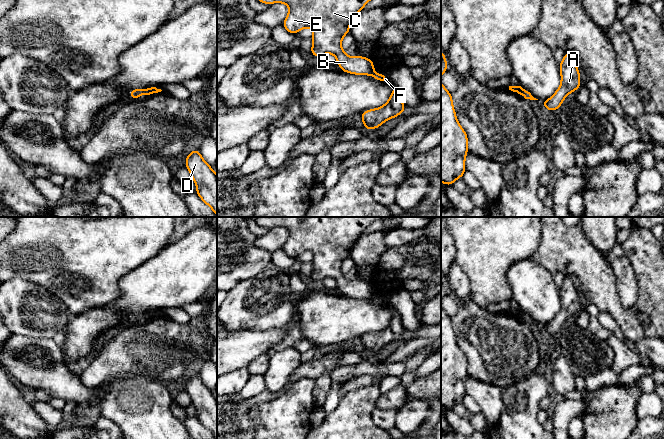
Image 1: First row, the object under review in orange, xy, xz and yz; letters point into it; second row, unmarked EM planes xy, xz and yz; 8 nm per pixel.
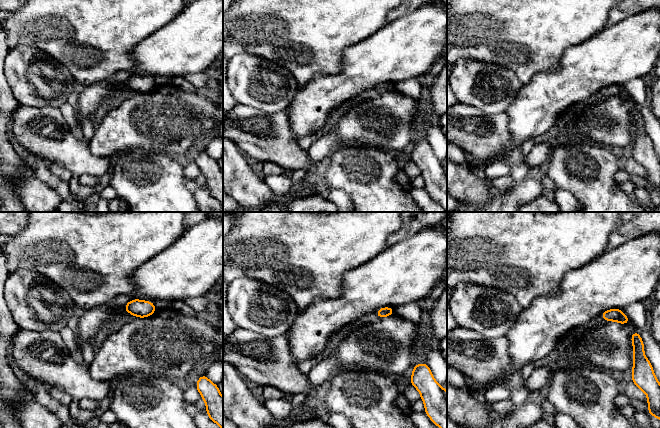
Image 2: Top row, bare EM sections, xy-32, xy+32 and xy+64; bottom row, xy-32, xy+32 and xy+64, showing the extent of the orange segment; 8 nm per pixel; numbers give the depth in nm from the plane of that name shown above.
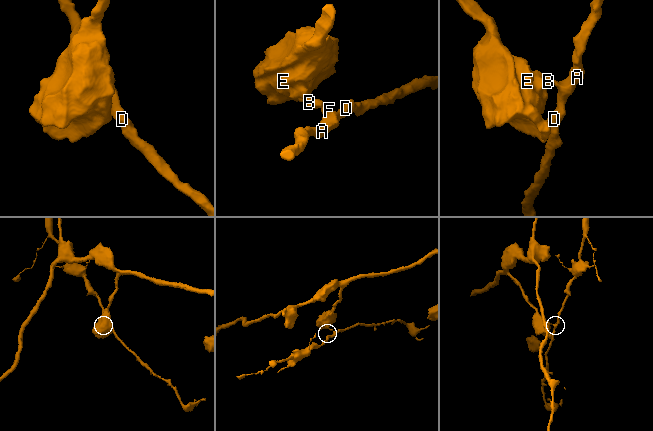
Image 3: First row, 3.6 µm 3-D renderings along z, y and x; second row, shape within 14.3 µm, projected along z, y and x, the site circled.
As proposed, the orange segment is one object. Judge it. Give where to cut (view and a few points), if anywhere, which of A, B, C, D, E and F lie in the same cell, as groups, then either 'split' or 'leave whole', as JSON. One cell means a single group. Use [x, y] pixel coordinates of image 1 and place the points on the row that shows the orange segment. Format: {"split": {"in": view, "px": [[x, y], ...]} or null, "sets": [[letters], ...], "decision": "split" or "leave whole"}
{"split": {"in": "xy", "px": [[148, 88], [146, 93]]}, "sets": [["A", "D", "F"], ["B", "C", "E"]], "decision": "split"}

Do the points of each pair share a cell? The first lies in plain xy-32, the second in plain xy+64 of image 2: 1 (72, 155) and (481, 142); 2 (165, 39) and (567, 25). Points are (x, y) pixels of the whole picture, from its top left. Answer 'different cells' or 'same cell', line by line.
1: same cell
2: different cells

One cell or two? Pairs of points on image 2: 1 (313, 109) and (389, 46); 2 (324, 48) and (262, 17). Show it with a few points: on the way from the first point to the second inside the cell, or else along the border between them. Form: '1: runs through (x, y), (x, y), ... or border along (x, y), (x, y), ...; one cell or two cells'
1: runs through (332, 90), (350, 83), (370, 63); one cell
2: runs through (309, 33), (293, 17), (277, 17); one cell

